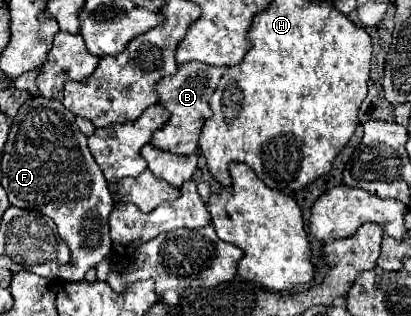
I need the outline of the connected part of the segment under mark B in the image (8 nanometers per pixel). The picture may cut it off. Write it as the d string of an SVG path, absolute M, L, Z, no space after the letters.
M184 63L180 65L176 75L164 77L156 83L156 91L160 95L160 105L166 107L172 117L170 121L154 133L152 145L170 151L170 153L182 153L182 155L190 155L196 153L198 149L198 135L204 127L204 123L210 119L212 111L208 105L208 99L212 97L212 93L216 91L218 81L222 79L222 75L226 73L228 67L212 67L212 65L204 65L204 63Z

